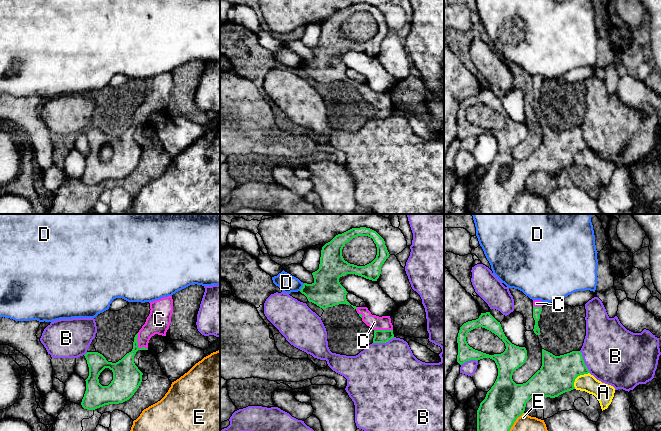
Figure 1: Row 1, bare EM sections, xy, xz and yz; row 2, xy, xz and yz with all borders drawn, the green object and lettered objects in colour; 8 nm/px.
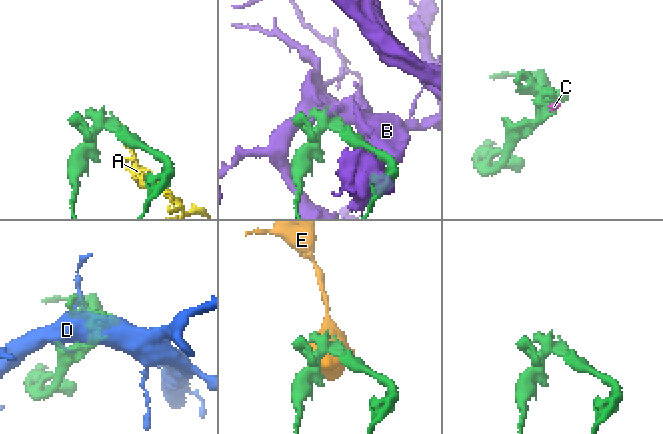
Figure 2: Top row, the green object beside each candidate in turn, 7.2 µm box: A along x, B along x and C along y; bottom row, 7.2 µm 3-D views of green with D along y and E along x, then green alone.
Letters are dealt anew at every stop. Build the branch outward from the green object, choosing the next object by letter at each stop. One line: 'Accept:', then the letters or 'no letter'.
Accept: C

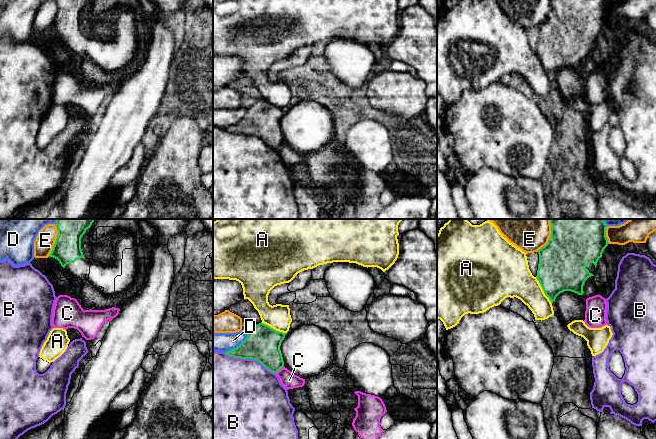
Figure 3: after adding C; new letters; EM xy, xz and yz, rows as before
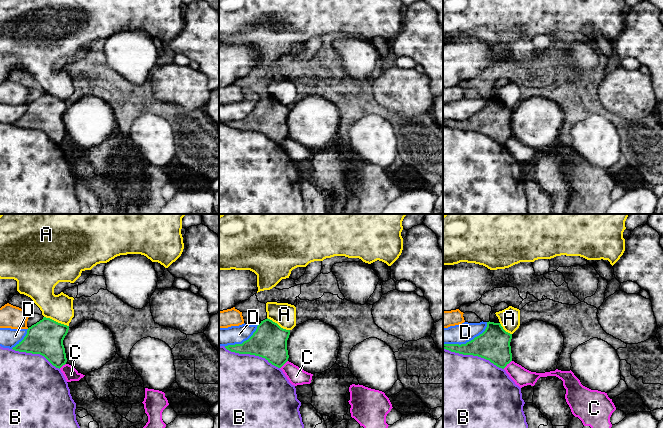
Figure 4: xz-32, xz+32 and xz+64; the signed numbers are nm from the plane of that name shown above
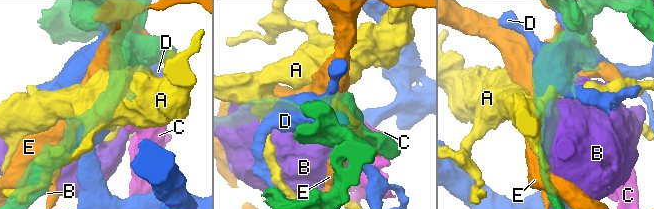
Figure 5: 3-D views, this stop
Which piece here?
Accept: no letter

